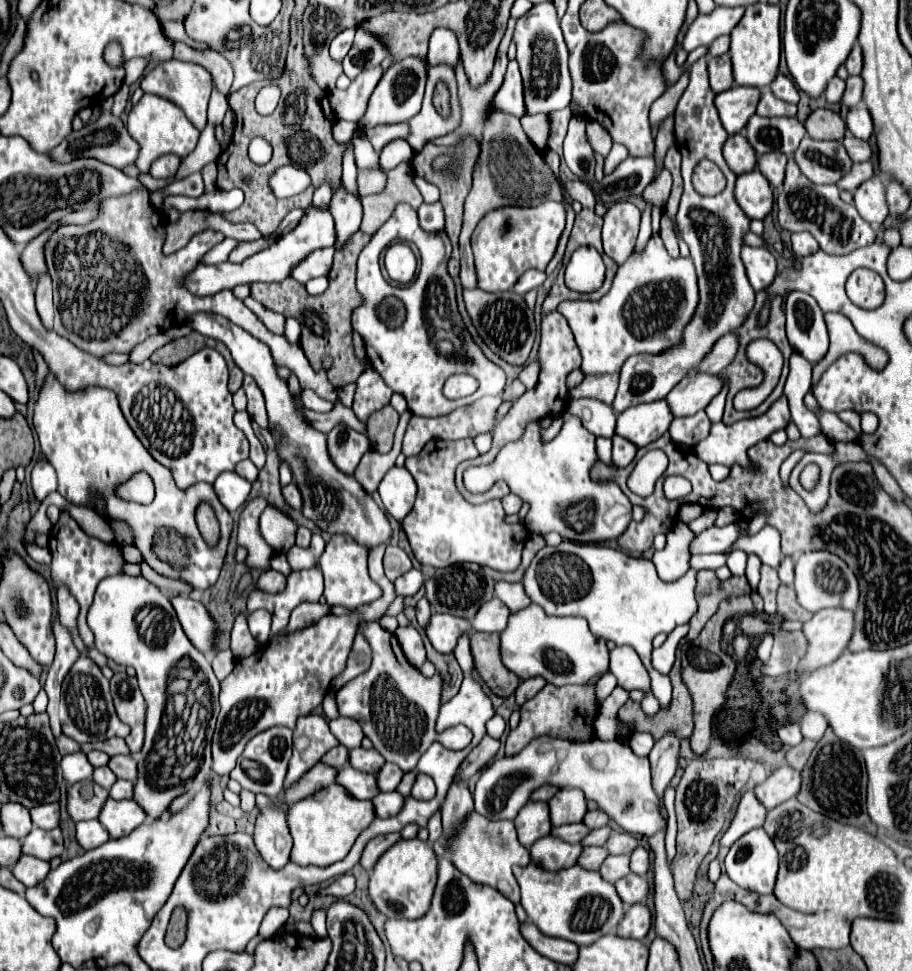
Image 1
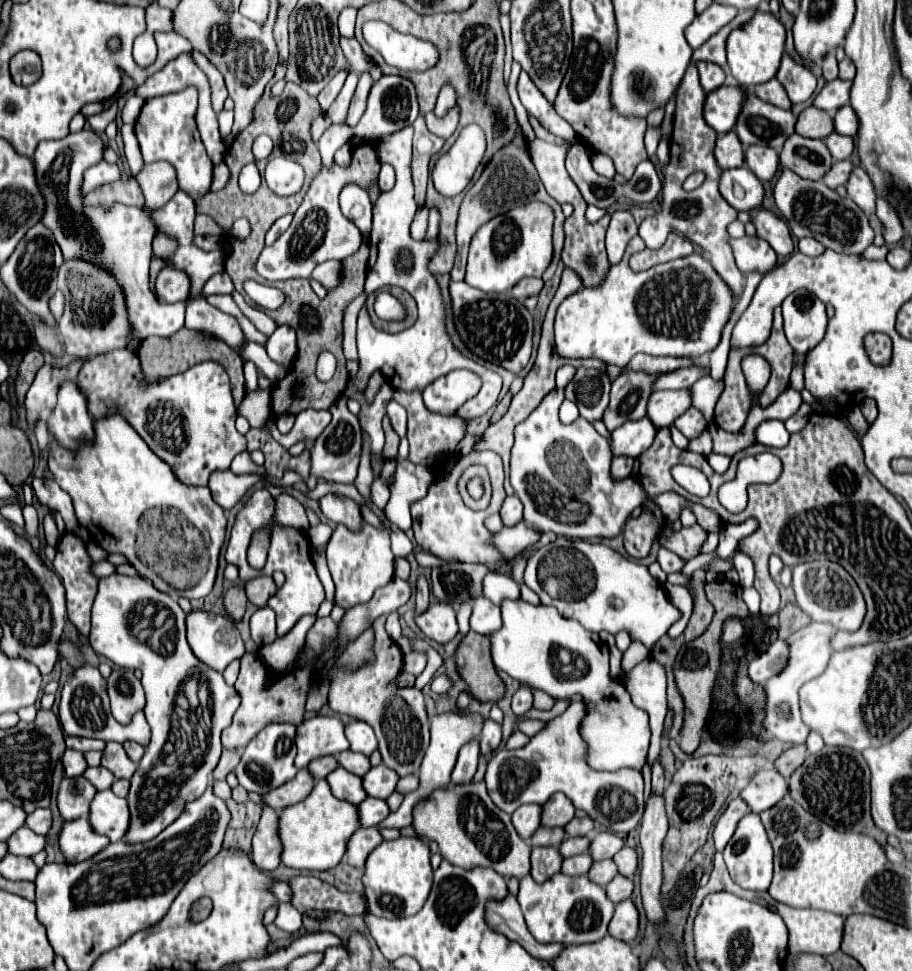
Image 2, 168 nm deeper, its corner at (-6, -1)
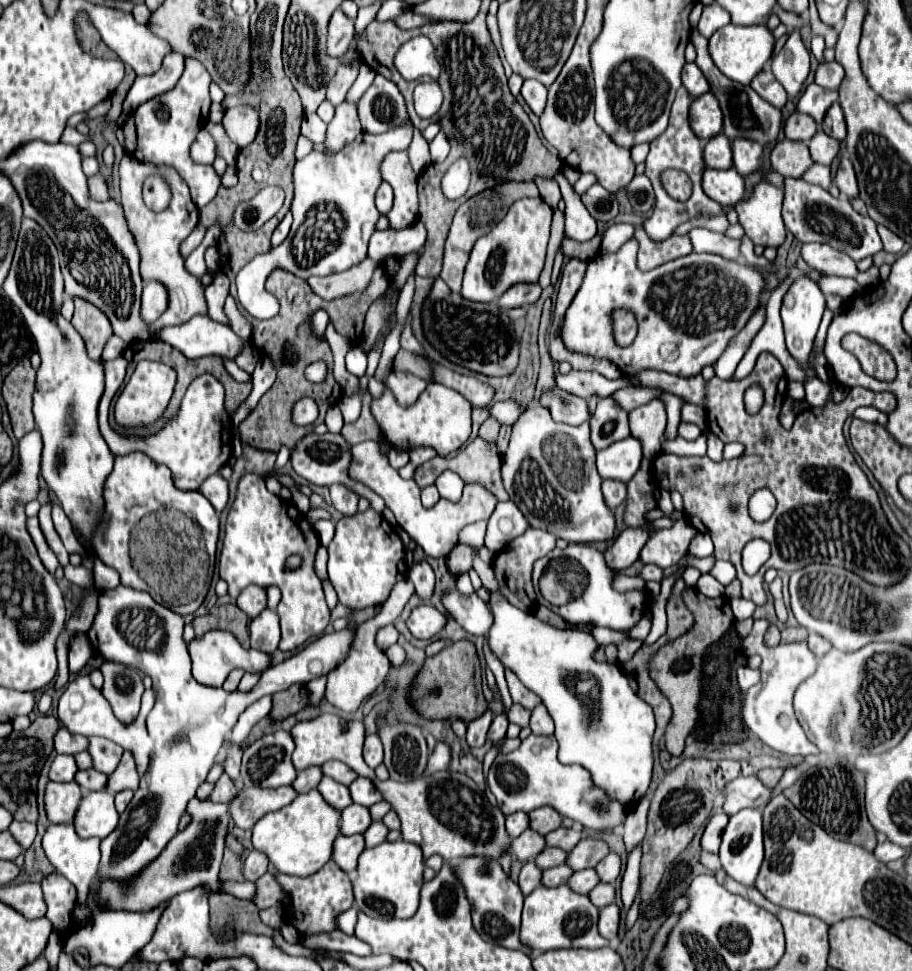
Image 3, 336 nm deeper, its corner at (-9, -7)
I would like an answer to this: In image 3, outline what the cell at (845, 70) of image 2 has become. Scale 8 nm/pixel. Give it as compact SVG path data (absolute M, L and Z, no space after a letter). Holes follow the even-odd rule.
M836 61L830 63L820 63L818 69L814 71L814 83L824 87L824 89L838 89L838 83L842 83L842 65Z

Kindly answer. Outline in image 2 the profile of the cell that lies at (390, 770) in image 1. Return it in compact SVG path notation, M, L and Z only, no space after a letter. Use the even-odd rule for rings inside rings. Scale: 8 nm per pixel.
M383 763L373 767L363 777L363 787L367 789L367 795L377 799L387 799L395 791L397 783L399 783L399 775L395 775L395 771Z

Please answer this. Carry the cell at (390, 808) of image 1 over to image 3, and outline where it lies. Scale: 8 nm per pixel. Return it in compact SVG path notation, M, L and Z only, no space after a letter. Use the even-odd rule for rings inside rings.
M348 805L340 811L340 835L356 835L366 831L370 827L372 819L368 813L368 807Z

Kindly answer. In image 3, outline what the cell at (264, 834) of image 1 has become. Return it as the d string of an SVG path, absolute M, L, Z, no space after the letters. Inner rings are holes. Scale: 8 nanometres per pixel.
M250 851L250 855L242 863L242 875L246 881L256 881L268 871L268 865L270 861L266 859L266 855L262 855L260 851Z

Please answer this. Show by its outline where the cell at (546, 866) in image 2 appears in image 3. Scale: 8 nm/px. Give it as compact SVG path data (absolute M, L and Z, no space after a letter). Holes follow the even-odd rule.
M528 861L522 867L520 877L518 877L518 885L520 885L520 891L524 897L530 895L530 891L534 891L540 885L540 875L542 875L542 871L538 867L534 867L534 861Z

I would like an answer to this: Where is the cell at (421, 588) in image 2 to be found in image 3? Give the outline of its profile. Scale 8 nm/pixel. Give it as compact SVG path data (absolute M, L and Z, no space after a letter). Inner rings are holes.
M424 559L422 561L414 561L410 565L408 575L410 575L410 581L416 587L416 593L422 599L428 599L432 595L432 591L434 591L434 571L428 565L428 561L424 561Z

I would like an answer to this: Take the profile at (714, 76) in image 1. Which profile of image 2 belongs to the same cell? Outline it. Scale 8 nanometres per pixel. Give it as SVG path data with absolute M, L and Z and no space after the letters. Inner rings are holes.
M699 61L699 63L695 63L695 65L699 67L699 79L701 79L701 85L703 85L705 93L711 93L713 89L719 89L719 87L727 81L725 71L723 71L717 63Z

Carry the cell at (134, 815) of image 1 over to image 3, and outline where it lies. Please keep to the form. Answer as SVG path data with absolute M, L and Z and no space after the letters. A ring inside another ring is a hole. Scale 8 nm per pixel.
M110 791L86 793L76 809L74 827L80 837L104 839L118 825L118 811L114 807L114 795Z

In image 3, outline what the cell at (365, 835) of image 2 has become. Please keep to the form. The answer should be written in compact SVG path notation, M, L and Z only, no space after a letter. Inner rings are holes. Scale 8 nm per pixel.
M338 835L332 847L334 847L332 859L338 863L338 867L344 869L346 873L354 873L354 867L358 863L358 855L364 851L362 835L352 835L352 837Z

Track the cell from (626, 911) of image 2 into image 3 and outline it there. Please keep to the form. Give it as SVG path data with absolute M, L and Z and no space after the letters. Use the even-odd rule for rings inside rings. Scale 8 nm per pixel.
M612 903L612 905L606 905L600 909L600 915L598 915L598 933L606 939L616 939L618 937L618 907Z

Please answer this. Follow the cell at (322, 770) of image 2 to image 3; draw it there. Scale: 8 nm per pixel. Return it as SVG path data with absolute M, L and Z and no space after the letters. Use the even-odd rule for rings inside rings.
M320 767L304 769L304 771L300 771L298 777L294 779L292 789L294 789L296 793L306 793L306 791L310 791L310 789L314 789L314 787L318 785L318 779L320 779L320 777L322 777Z

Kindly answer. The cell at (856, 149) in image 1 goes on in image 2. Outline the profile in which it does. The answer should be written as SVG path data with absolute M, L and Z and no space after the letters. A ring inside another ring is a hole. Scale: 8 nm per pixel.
M831 133L831 137L827 137L825 143L827 143L827 147L831 149L831 155L833 155L837 161L849 159L851 153L855 151L855 141L853 141L853 137L845 137L845 135L839 135L839 133Z

